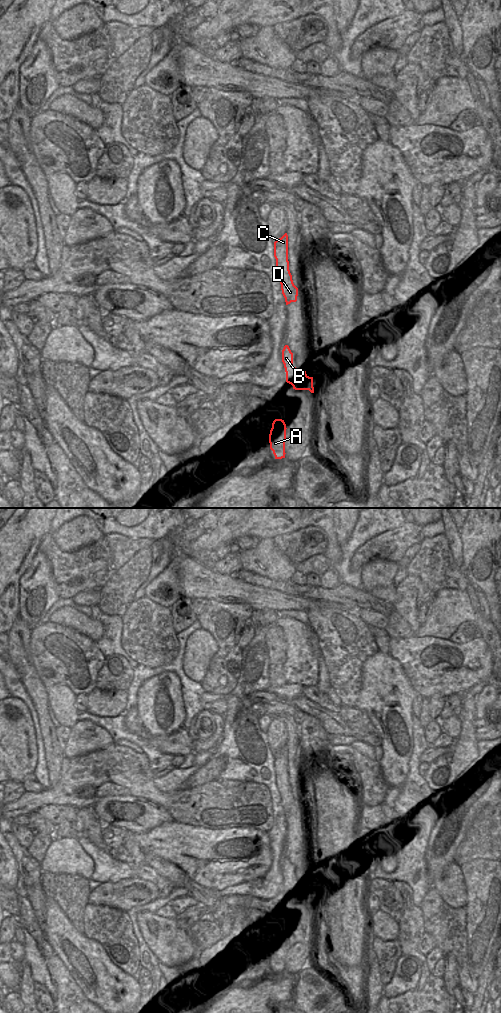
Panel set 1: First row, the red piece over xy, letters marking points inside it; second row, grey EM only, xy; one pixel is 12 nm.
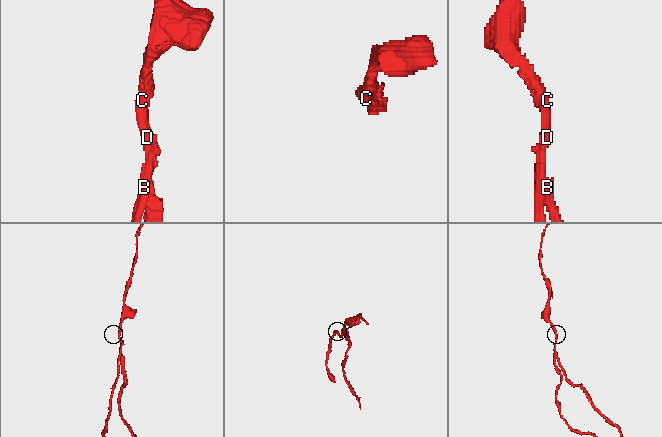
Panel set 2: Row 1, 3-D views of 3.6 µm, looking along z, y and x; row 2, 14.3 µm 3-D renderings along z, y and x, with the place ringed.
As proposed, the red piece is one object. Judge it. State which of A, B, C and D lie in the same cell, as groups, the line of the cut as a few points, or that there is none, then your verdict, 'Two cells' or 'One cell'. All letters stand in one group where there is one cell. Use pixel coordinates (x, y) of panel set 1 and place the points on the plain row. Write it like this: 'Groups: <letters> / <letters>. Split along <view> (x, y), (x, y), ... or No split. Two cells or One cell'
Groups: A C D / B. Split along xy (289, 860), (286, 863), (284, 862). Two cells.

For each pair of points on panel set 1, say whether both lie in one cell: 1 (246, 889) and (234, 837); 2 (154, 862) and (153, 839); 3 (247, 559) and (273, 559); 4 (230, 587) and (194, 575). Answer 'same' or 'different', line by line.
1: different
2: different
3: same
4: same

